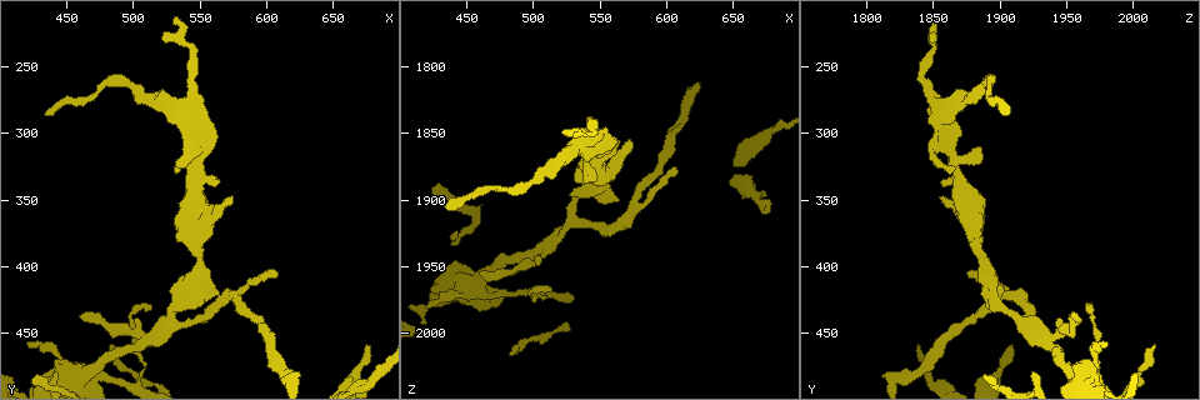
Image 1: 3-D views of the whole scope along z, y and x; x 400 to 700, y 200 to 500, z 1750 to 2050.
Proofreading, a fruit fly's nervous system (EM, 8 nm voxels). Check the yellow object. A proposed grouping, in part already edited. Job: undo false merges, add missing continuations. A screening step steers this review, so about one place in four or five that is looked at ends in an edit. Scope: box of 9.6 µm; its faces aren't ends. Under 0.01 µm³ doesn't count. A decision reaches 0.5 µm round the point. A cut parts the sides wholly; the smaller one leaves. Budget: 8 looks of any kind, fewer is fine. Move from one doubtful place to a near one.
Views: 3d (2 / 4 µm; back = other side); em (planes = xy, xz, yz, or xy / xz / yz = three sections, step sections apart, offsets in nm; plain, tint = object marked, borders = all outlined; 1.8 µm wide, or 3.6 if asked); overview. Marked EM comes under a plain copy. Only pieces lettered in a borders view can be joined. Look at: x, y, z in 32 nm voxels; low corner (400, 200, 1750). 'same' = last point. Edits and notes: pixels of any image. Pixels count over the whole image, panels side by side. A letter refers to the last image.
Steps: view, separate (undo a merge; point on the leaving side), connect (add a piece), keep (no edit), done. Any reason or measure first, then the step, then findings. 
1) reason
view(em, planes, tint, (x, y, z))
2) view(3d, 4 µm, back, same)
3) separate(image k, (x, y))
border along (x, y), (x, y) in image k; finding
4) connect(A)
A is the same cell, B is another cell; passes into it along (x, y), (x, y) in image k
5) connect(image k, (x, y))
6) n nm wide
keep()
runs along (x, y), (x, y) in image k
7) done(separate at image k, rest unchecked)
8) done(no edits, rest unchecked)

end of a long branch
view(3d, 4 µm, (442, 482, 1926))

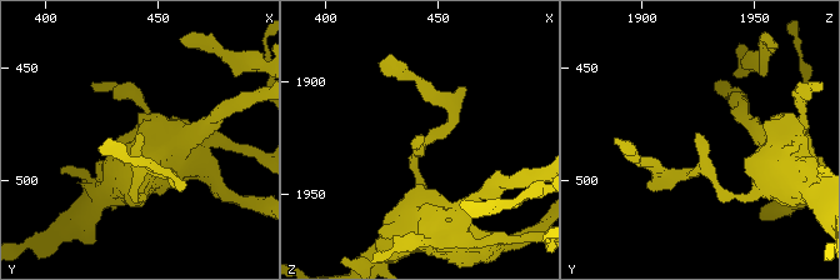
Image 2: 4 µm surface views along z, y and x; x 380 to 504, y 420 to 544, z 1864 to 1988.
now the EM
view(em, planes, borders, (443, 479, 1927))

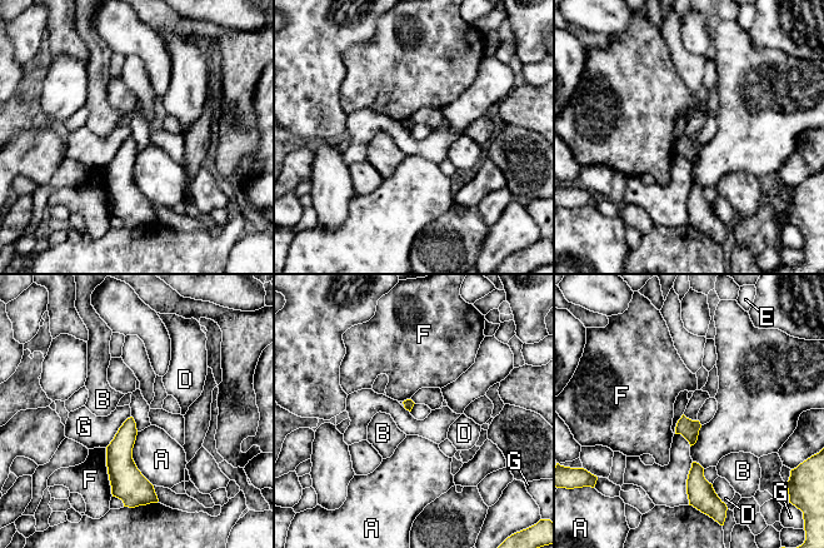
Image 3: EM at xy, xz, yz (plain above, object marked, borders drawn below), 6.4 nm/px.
keep()
A, B, D, E, F and G are other cells; border along (130, 416), (105, 447) in image 3; no lettered piece goes on from it

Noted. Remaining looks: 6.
long arm stops here
view(3d, 2 µm, (482, 460, 2016))

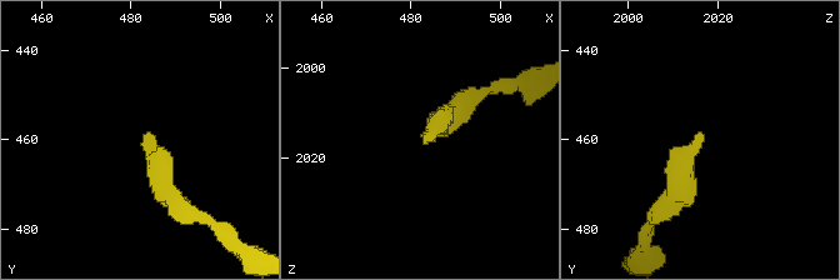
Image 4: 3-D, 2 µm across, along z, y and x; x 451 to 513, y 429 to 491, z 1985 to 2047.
now the EM
view(em, planes, borders, (483, 459, 2016))

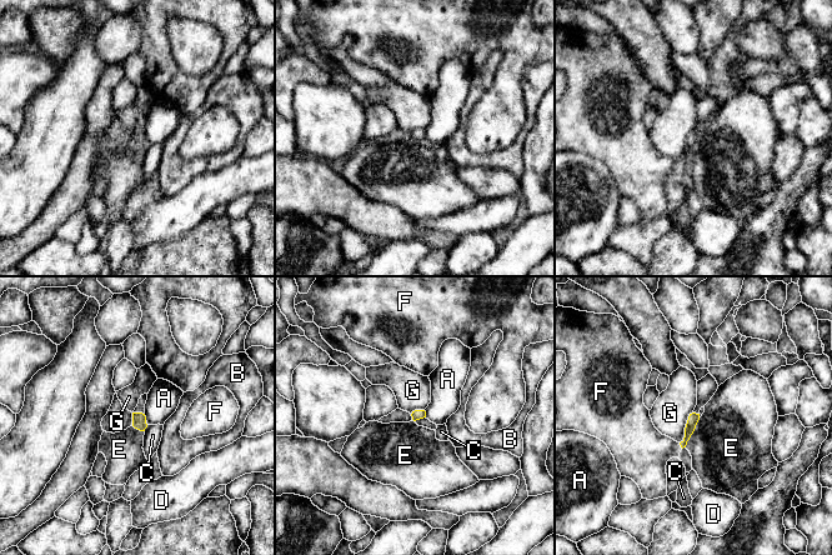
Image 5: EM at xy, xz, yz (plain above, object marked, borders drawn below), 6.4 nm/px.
keep()
A, B, C, D, E, F and G are other cells; border along (692, 411), (680, 443) in image 5; no lettered piece goes on from it

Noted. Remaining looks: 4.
thin end
view(em, planes, tint, (608, 404, 1878))

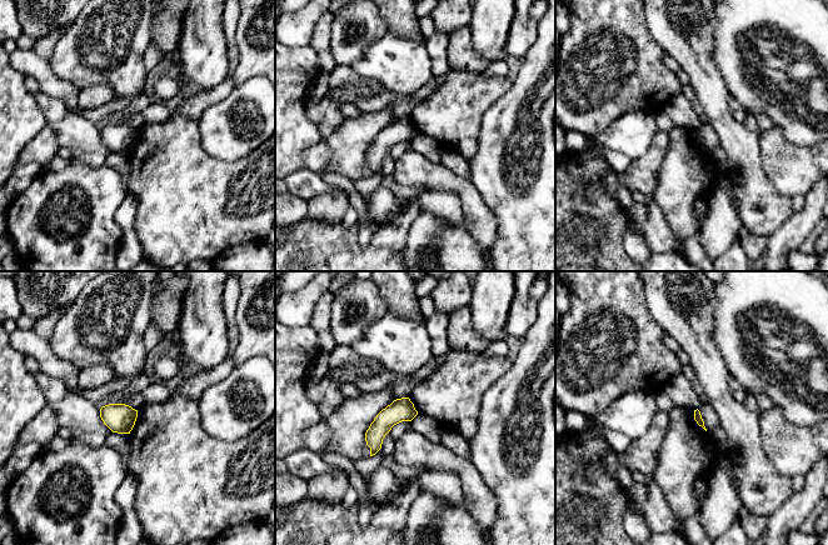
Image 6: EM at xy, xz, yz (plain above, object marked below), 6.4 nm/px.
view(em, planes, borders, same)

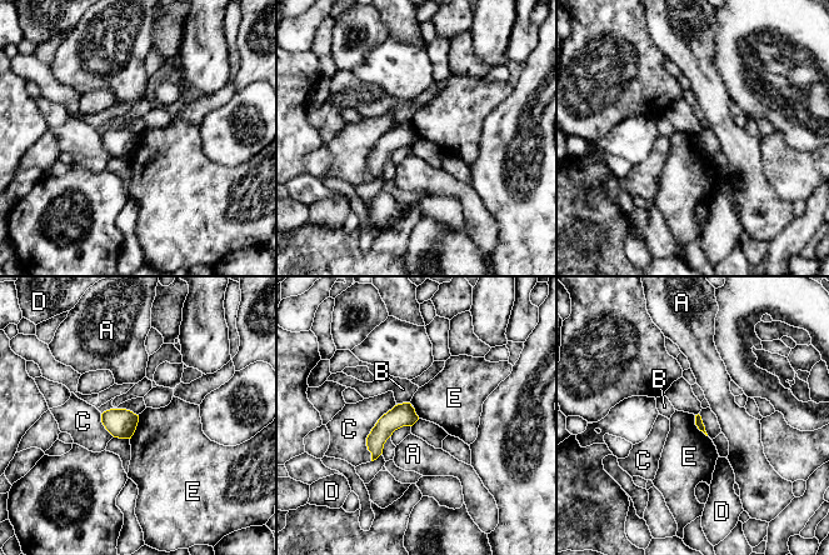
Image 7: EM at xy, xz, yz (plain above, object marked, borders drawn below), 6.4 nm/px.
keep()
A, B, C, D and E are other cells; runs along (406, 405), (376, 438), (374, 455) in image 7; no lettered piece goes on from it

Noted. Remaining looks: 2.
done(no edits, rest unchecked)

